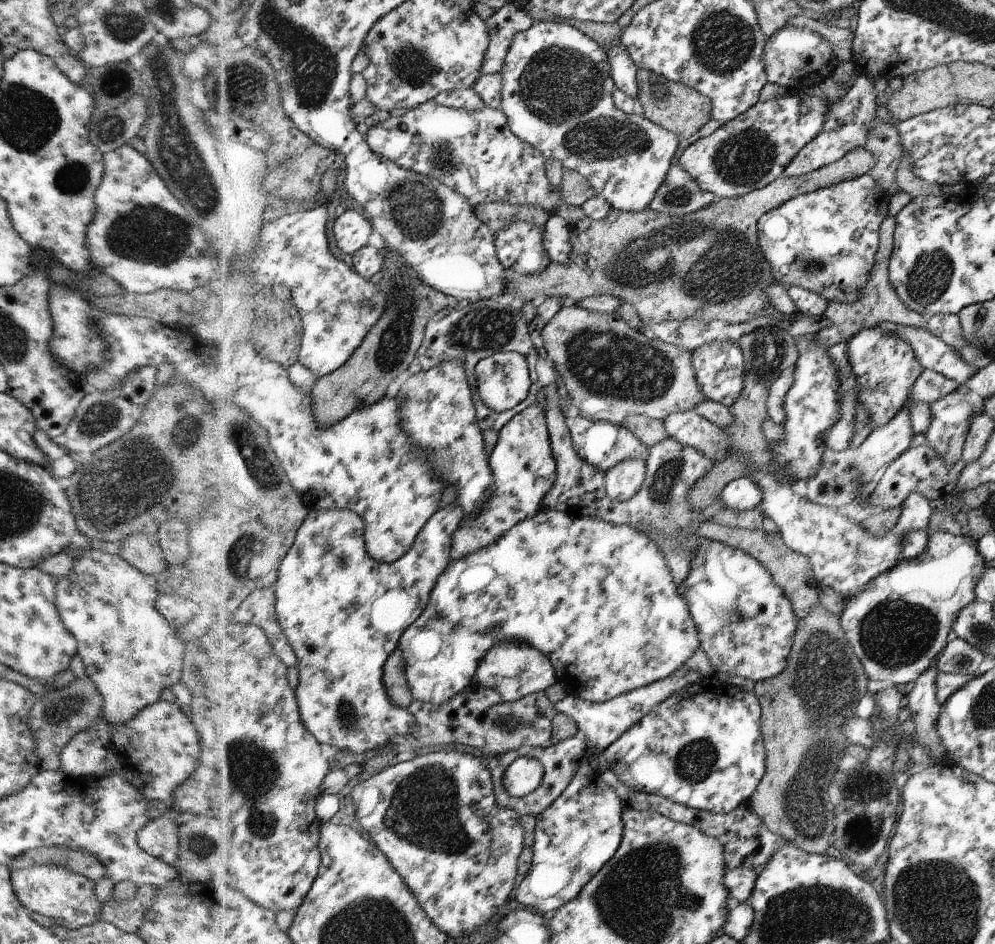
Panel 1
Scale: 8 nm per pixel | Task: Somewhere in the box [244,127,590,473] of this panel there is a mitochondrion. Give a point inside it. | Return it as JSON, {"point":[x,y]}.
{"point":[396,339]}

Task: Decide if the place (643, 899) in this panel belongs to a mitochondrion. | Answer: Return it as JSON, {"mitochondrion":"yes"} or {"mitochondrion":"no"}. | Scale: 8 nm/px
{"mitochondrion":"yes"}

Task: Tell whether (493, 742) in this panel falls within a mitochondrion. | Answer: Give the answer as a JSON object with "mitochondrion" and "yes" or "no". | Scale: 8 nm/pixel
{"mitochondrion":"no"}

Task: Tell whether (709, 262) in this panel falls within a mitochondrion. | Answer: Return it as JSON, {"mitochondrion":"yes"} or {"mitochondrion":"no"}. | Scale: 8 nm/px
{"mitochondrion":"yes"}

